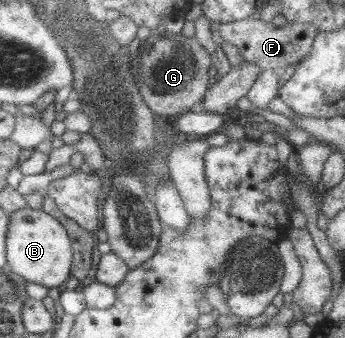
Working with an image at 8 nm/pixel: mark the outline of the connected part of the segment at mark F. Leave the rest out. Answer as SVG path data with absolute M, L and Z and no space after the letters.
M253 16L215 25L214 28L220 32L224 41L235 45L242 57L257 64L262 70L282 71L289 64L299 62L304 55L309 54L313 47L313 42L317 33L317 28L313 23L289 23L284 27L274 27L271 21L254 19Z

